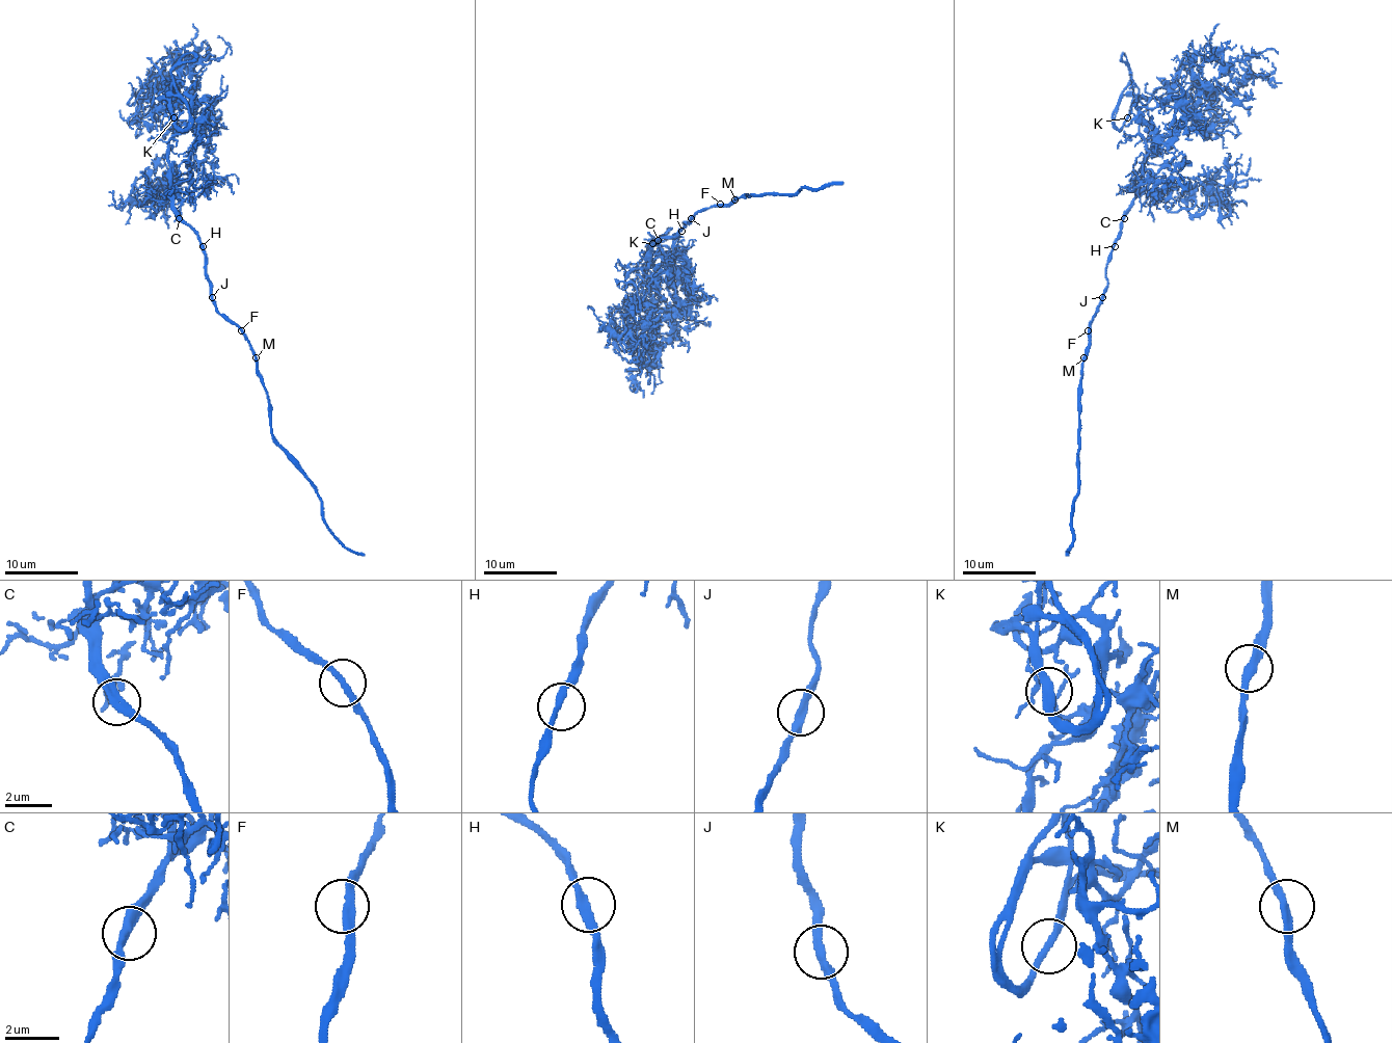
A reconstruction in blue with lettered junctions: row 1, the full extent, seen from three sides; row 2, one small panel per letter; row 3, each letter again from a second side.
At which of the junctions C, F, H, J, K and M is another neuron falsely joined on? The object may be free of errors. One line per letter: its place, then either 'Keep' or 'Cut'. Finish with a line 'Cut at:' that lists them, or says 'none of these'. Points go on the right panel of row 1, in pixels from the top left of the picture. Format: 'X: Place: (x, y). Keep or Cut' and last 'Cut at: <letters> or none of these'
C: Place: (1124, 218). Keep
F: Place: (1088, 330). Keep
H: Place: (1115, 246). Keep
J: Place: (1102, 297). Keep
K: Place: (1127, 117). Keep
M: Place: (1083, 357). Keep
Cut at: none of these

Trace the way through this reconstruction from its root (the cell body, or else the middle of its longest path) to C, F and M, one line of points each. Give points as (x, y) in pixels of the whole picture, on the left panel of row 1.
C: (201, 246), (197, 235), (179, 218)
F: (201, 246), (210, 299), (241, 330)
M: (201, 246), (210, 299), (241, 332), (256, 357)

